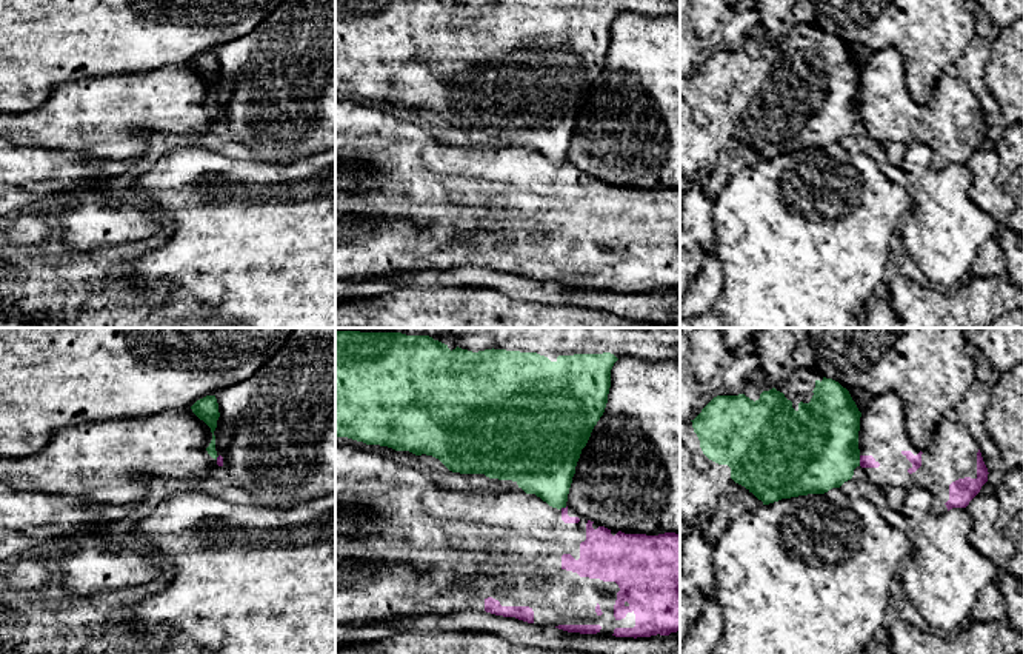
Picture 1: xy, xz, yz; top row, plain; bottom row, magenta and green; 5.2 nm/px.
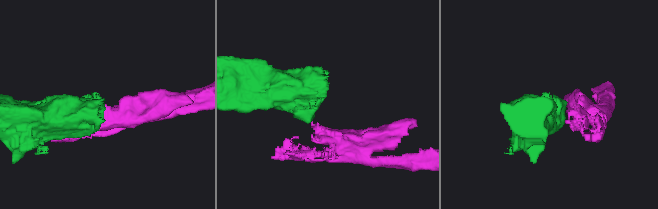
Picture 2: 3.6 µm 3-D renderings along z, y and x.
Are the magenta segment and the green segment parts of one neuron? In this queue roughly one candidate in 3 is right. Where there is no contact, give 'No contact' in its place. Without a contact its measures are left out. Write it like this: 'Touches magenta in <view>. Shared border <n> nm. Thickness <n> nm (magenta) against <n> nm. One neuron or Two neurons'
Touches magenta in yz. Shared border 60 nm. Thickness 60 nm (magenta) against 440 nm. Two neurons

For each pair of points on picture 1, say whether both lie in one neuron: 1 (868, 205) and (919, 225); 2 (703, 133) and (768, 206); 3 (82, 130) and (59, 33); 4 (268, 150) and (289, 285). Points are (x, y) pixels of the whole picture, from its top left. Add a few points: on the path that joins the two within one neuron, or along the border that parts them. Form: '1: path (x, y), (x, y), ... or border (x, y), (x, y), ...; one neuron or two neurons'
1: border (905, 188), (911, 208), (896, 231); two neurons
2: border (763, 160), (743, 168), (713, 197); two neurons
3: border (105, 74), (74, 76), (63, 82), (42, 103); two neurons
4: border (305, 156), (289, 160), (253, 159); two neurons

